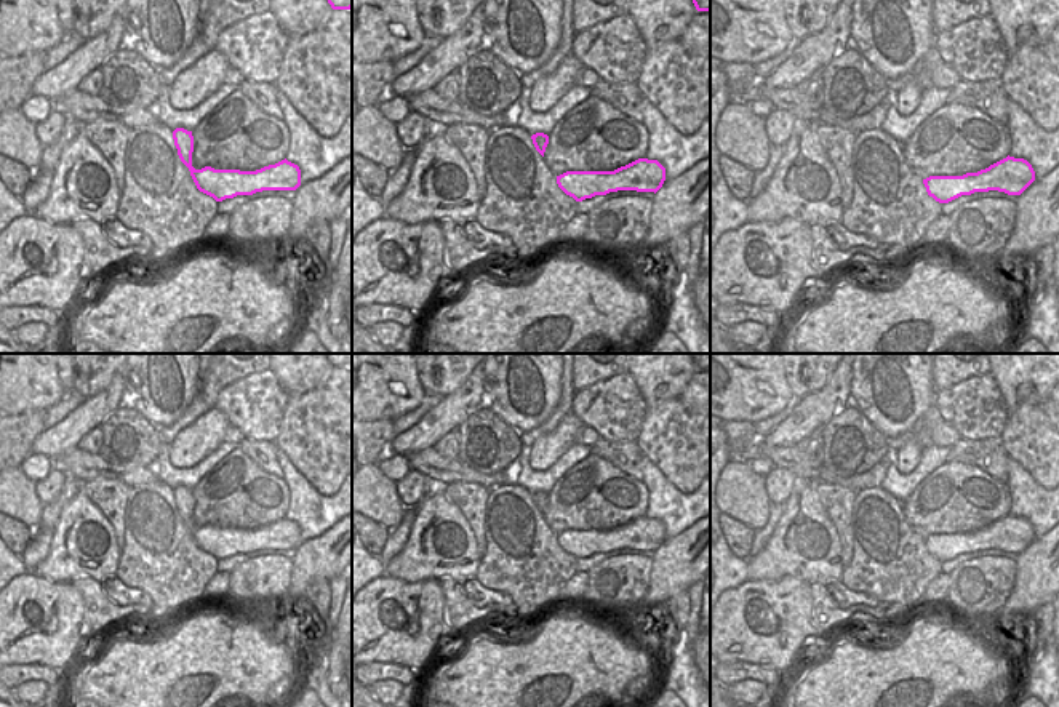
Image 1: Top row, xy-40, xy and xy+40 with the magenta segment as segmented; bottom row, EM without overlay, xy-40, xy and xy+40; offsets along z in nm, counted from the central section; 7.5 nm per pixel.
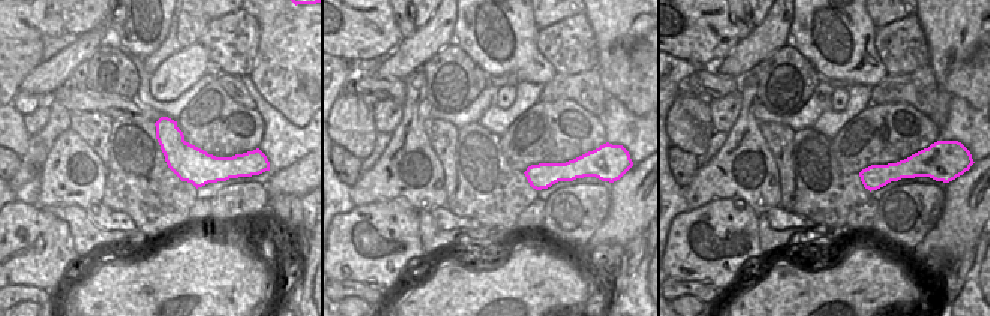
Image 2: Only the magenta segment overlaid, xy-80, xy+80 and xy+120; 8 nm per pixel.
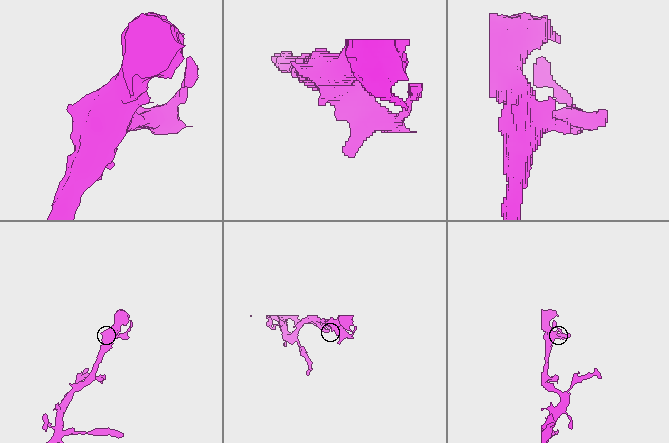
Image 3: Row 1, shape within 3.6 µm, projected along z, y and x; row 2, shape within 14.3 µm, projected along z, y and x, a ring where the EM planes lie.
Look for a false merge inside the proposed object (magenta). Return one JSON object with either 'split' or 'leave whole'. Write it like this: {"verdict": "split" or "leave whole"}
{"verdict": "leave whole"}

